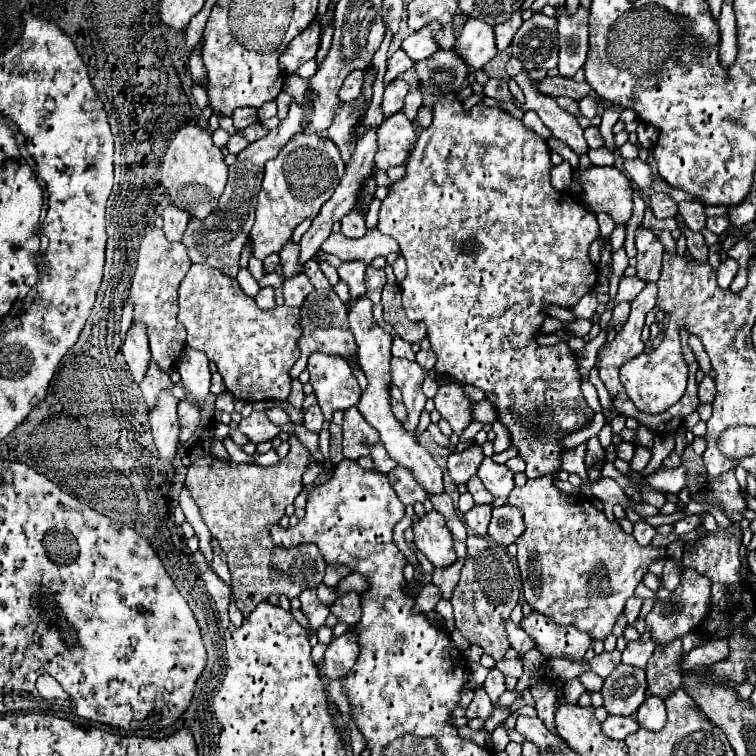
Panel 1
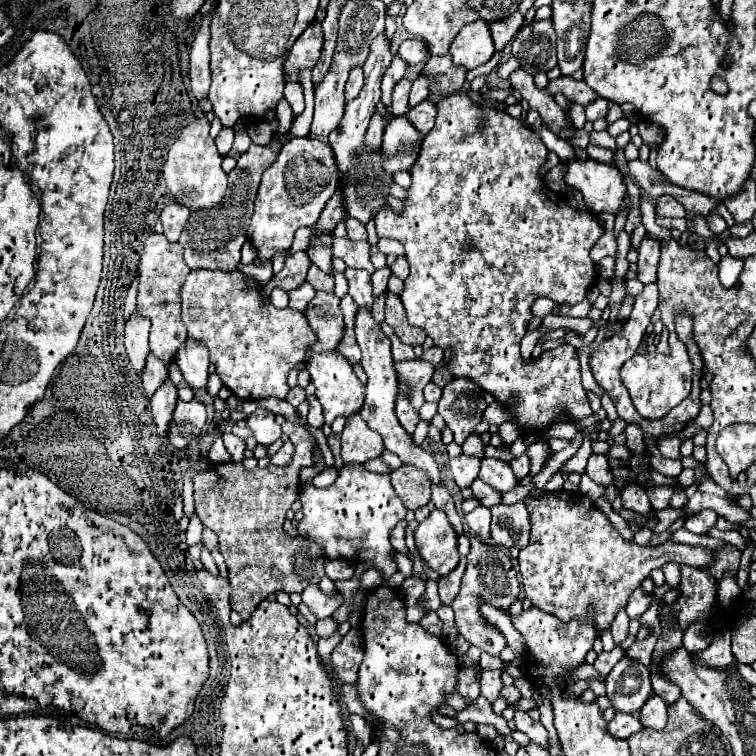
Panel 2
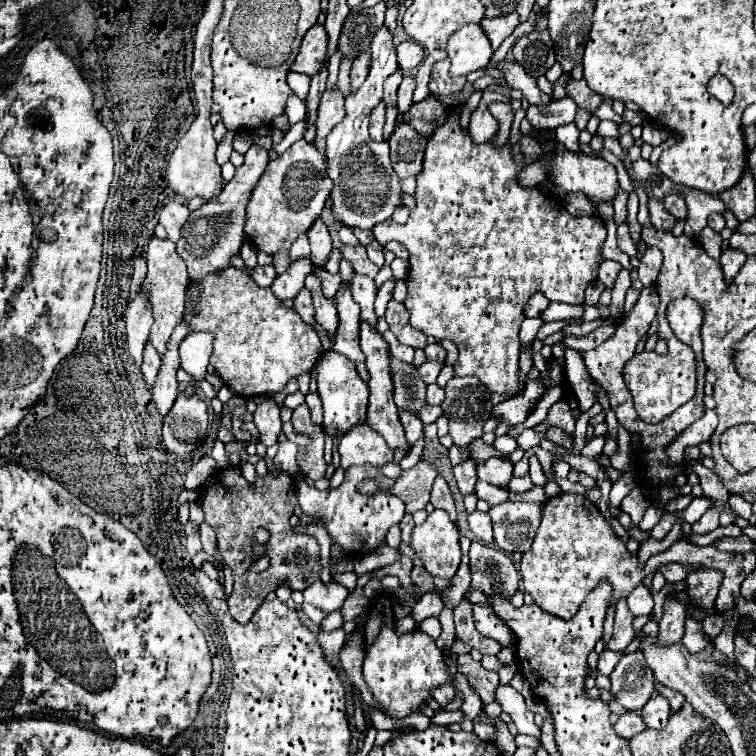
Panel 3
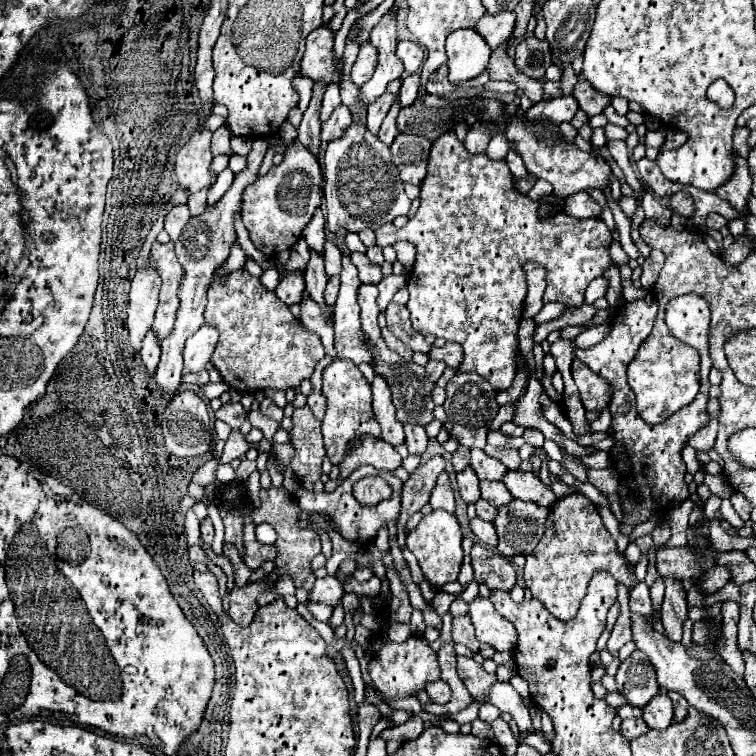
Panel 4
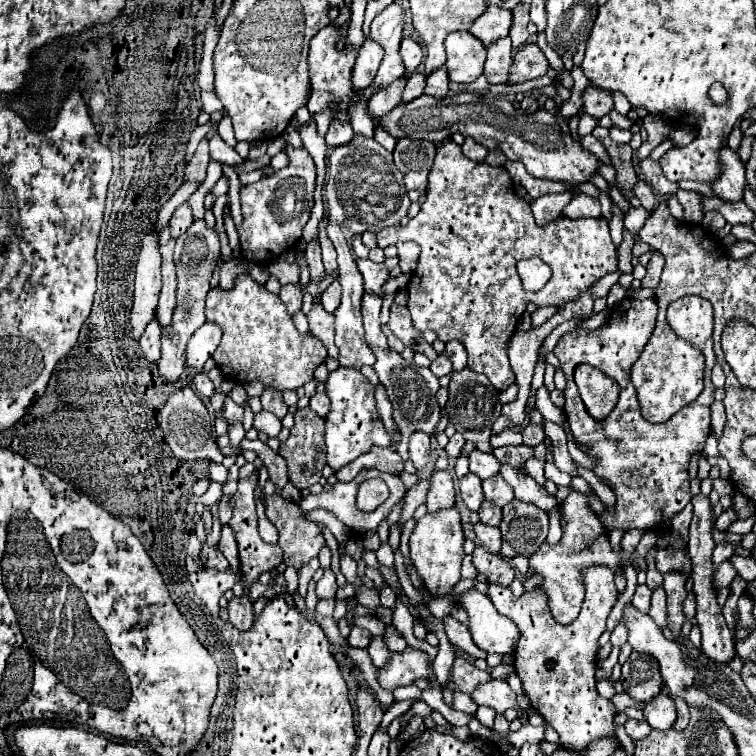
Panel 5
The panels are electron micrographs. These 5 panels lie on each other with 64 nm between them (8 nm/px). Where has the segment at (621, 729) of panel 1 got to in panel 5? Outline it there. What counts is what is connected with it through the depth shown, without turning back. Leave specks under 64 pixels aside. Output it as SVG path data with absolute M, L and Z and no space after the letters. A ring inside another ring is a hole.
M628 720L628 722L624 724L624 728L626 728L626 732L628 732L628 736L630 736L632 740L642 740L642 738L646 738L646 736L650 734L650 730L652 730L646 720Z

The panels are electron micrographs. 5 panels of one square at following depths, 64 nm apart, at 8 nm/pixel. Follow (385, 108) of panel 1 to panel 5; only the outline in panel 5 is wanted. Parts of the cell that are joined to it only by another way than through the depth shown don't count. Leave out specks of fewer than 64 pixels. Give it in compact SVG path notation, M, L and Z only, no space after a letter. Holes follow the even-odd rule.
M410 74L408 80L406 80L406 88L404 88L404 96L402 96L402 102L408 104L410 100L416 100L418 96L424 94L424 86L426 86L426 76L424 74Z

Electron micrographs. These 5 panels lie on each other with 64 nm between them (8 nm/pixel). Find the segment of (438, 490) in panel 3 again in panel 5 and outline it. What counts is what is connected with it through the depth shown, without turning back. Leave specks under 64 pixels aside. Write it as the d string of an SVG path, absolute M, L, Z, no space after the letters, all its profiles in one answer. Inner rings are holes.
M436 472L432 478L432 486L428 492L426 508L428 512L436 512L442 508L452 508L454 506L454 482L452 476L444 472Z

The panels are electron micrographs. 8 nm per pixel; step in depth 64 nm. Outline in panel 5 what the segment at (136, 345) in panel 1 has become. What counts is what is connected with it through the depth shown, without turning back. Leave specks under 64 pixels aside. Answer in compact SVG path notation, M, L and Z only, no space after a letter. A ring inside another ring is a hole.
M150 230L144 236L142 250L136 262L134 278L134 302L130 310L130 326L134 340L138 340L152 320L160 294L160 252L158 252L158 234Z

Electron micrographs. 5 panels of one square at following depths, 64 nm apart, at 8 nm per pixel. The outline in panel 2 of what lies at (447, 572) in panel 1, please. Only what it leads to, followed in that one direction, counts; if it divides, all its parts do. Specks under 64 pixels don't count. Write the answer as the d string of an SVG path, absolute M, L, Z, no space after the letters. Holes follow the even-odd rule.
M460 558L458 568L454 568L448 576L438 578L438 592L440 592L442 604L452 604L452 600L456 598L456 594L458 594L458 590L460 590L460 580L462 580L464 568L466 568L466 560Z

